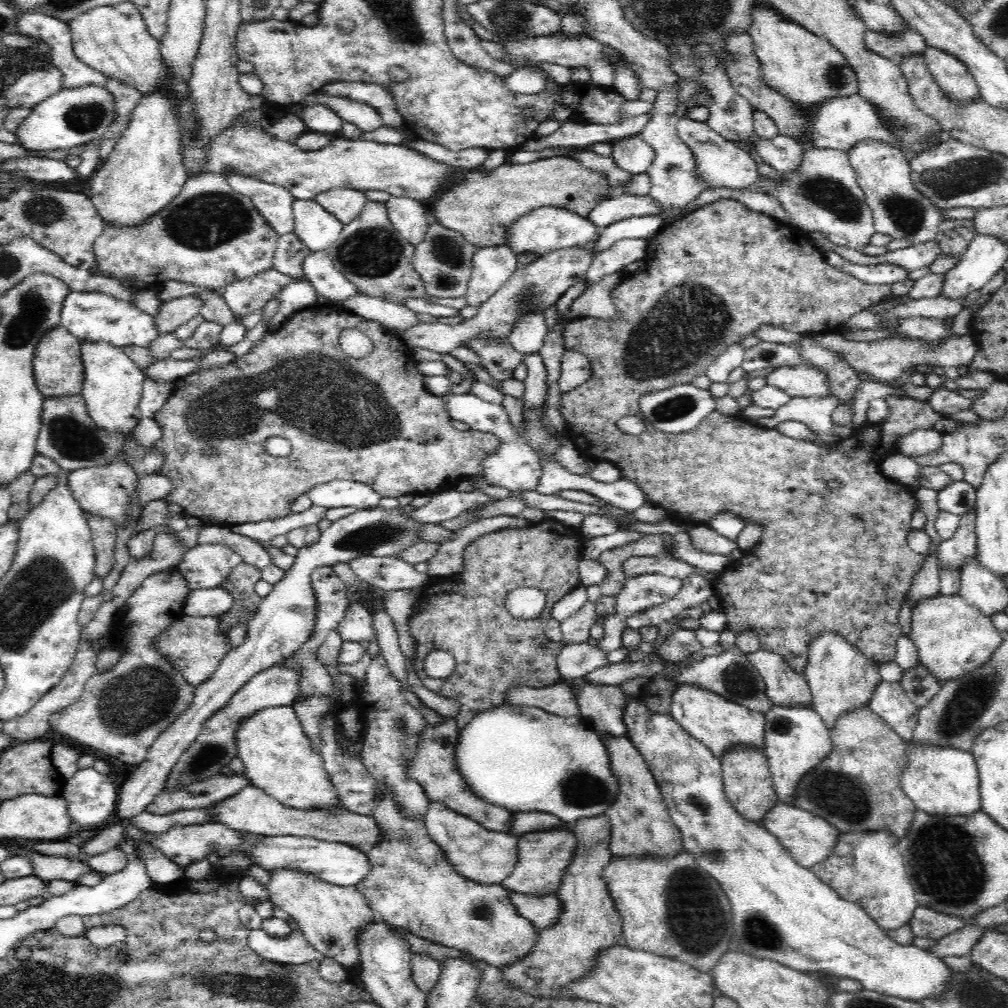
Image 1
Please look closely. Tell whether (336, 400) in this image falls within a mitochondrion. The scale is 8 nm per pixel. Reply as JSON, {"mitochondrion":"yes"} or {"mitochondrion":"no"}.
{"mitochondrion":"yes"}

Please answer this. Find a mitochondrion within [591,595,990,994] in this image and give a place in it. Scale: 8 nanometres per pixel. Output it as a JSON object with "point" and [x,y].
{"point":[948,871]}

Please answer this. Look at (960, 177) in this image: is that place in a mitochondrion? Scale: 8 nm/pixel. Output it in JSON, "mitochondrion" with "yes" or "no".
{"mitochondrion":"yes"}

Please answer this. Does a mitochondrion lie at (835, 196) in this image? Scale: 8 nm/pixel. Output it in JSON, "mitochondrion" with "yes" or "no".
{"mitochondrion":"yes"}

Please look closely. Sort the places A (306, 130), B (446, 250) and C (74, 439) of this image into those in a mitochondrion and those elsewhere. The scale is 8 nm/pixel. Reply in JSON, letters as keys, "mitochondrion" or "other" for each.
{"A":"other","B":"mitochondrion","C":"mitochondrion"}

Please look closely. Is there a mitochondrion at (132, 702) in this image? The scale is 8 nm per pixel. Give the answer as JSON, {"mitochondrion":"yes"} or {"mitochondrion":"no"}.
{"mitochondrion":"yes"}

